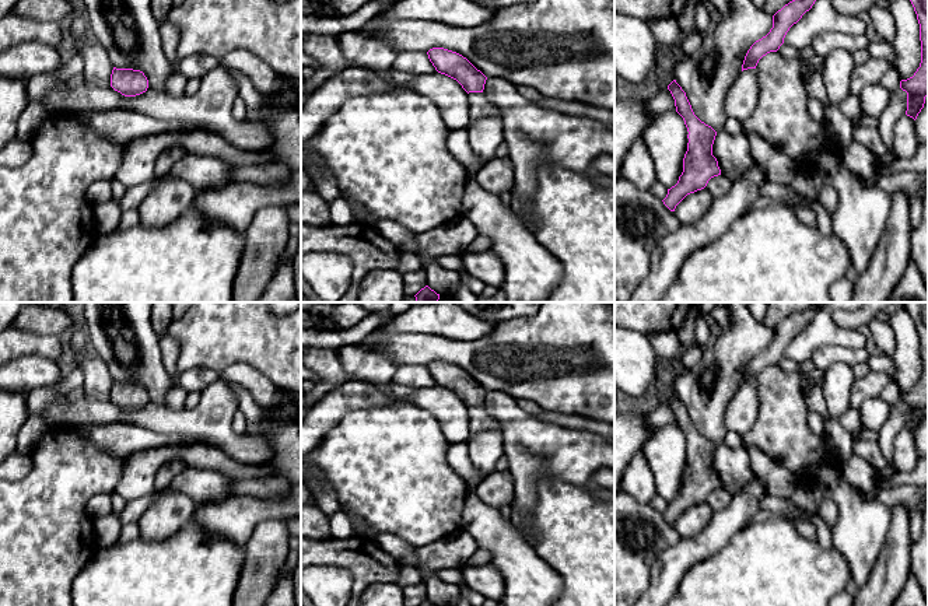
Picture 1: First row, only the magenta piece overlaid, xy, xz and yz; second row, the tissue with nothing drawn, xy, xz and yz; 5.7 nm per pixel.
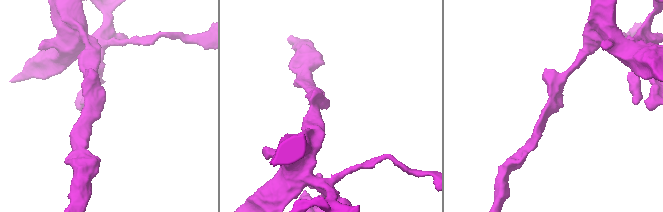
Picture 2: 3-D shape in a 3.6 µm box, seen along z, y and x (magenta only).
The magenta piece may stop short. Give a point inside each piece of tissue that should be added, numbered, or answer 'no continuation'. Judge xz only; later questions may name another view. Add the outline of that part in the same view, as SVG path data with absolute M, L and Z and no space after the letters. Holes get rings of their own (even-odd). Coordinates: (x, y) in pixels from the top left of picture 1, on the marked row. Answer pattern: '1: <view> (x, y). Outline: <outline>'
1: xz (480, 108). Outline: M469 92L470 120L479 120L488 116L500 116L500 109L486 99L483 92Z

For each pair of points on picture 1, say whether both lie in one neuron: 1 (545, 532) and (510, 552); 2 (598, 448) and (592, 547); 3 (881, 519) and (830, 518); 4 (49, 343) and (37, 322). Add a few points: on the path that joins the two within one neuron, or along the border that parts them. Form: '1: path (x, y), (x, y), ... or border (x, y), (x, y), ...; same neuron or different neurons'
1: border (529, 543), (552, 568); different neurons
2: border (557, 477), (574, 484), (589, 483); different neurons
3: border (825, 496), (837, 510), (837, 521), (832, 529); different neurons
4: border (14, 328), (23, 332), (59, 336); different neurons

